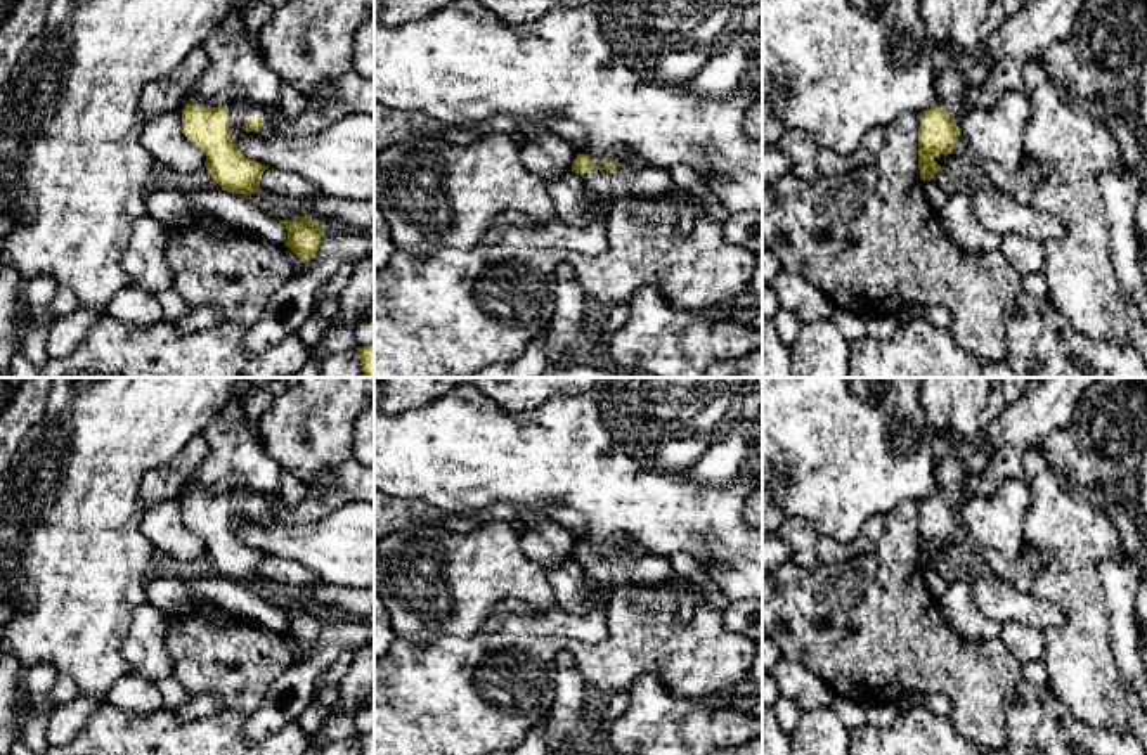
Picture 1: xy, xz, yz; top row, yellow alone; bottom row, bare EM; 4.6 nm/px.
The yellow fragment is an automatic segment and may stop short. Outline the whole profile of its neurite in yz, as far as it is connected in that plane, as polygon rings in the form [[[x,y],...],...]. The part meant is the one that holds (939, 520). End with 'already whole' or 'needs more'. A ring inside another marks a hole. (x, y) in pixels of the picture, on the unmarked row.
[[[949,455],[934,468],[939,492],[920,500],[918,556],[920,566],[930,568],[941,556],[936,542],[951,542],[960,525],[956,507],[969,497],[965,478],[969,474],[960,455]]] | needs more

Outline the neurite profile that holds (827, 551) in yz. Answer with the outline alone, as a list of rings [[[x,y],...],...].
[[[875,514],[861,526],[859,535],[849,544],[839,544],[820,535],[814,542],[814,554],[820,565],[846,563],[872,554],[885,533],[885,516]]]

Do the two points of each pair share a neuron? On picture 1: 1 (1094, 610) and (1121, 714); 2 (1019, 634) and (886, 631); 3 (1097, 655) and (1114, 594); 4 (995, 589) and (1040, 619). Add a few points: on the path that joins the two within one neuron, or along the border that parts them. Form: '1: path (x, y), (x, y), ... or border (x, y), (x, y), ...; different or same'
1: path (1094, 636), (1094, 684), (1097, 688); same
2: border (998, 638), (1021, 665); different
3: border (1099, 577), (1104, 587), (1109, 643), (1114, 657); different
4: path (1005, 600), (1014, 606), (1030, 610); same

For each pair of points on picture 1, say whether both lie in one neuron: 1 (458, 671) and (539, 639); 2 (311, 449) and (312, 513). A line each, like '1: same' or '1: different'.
1: same
2: different

